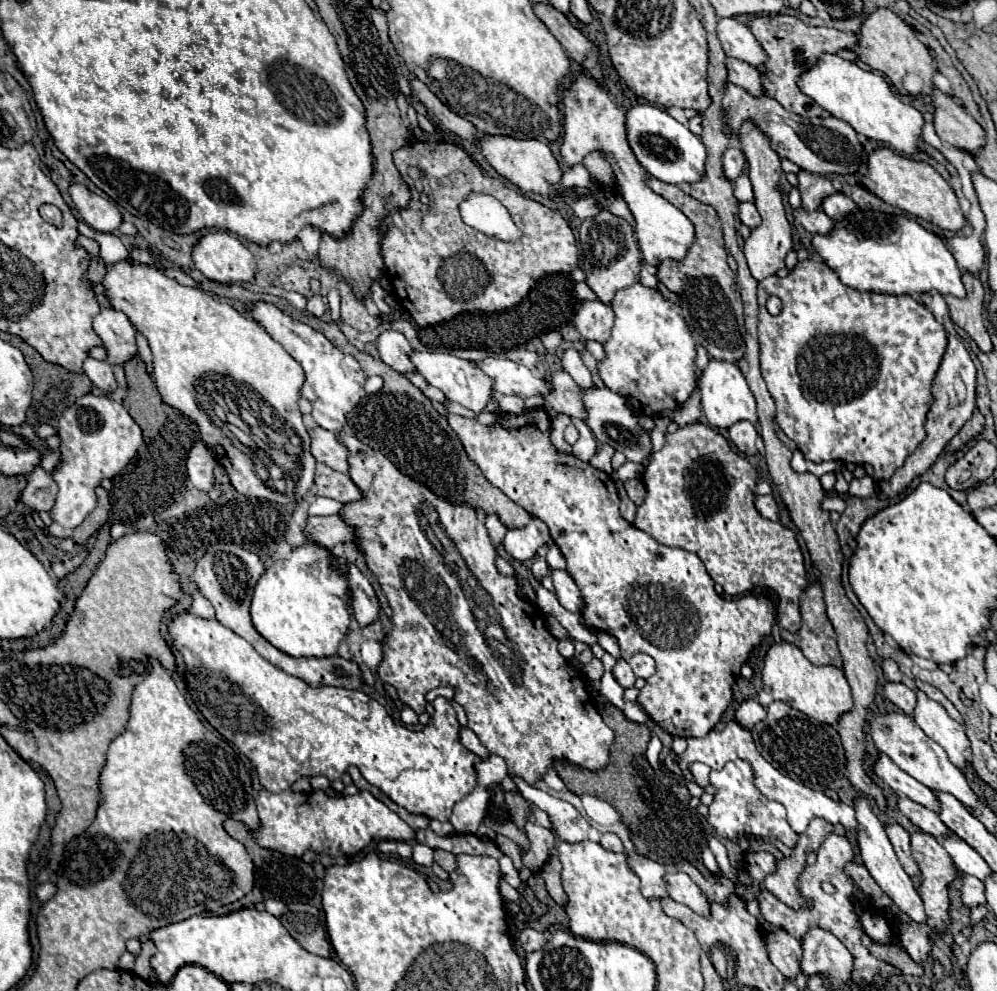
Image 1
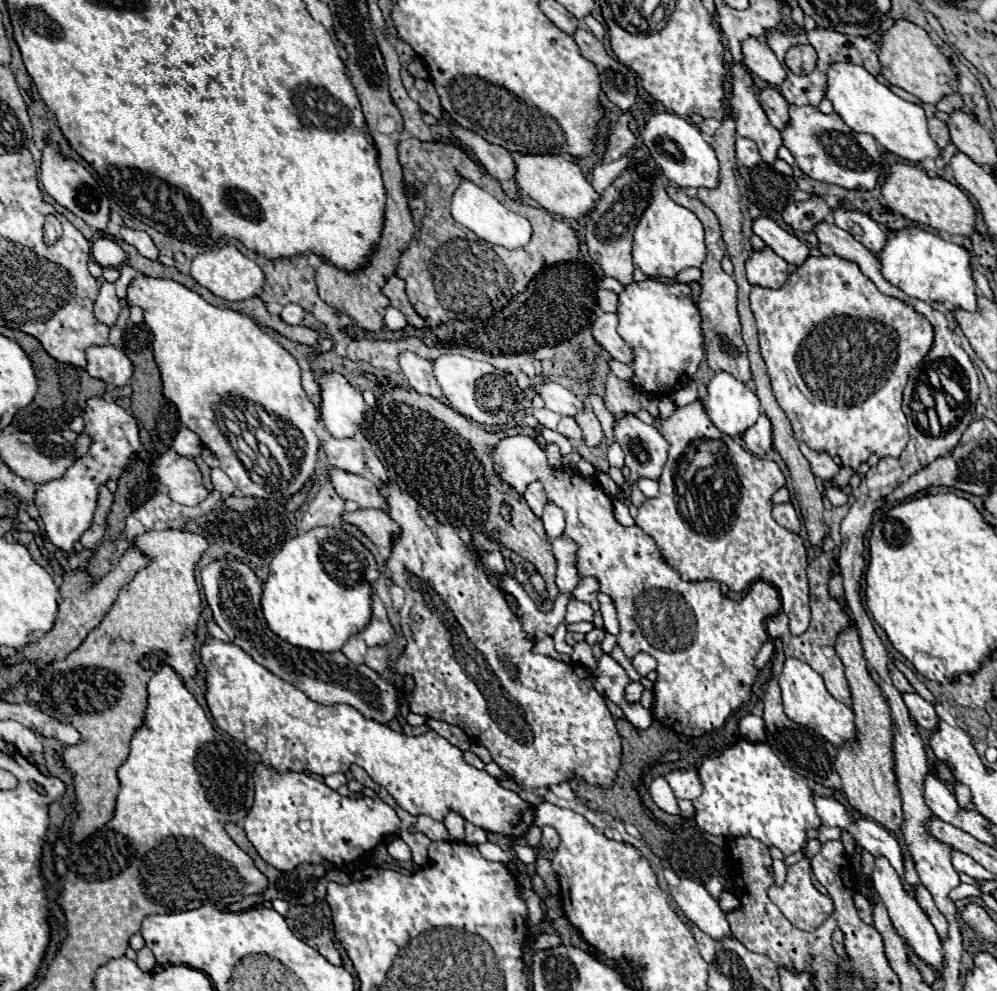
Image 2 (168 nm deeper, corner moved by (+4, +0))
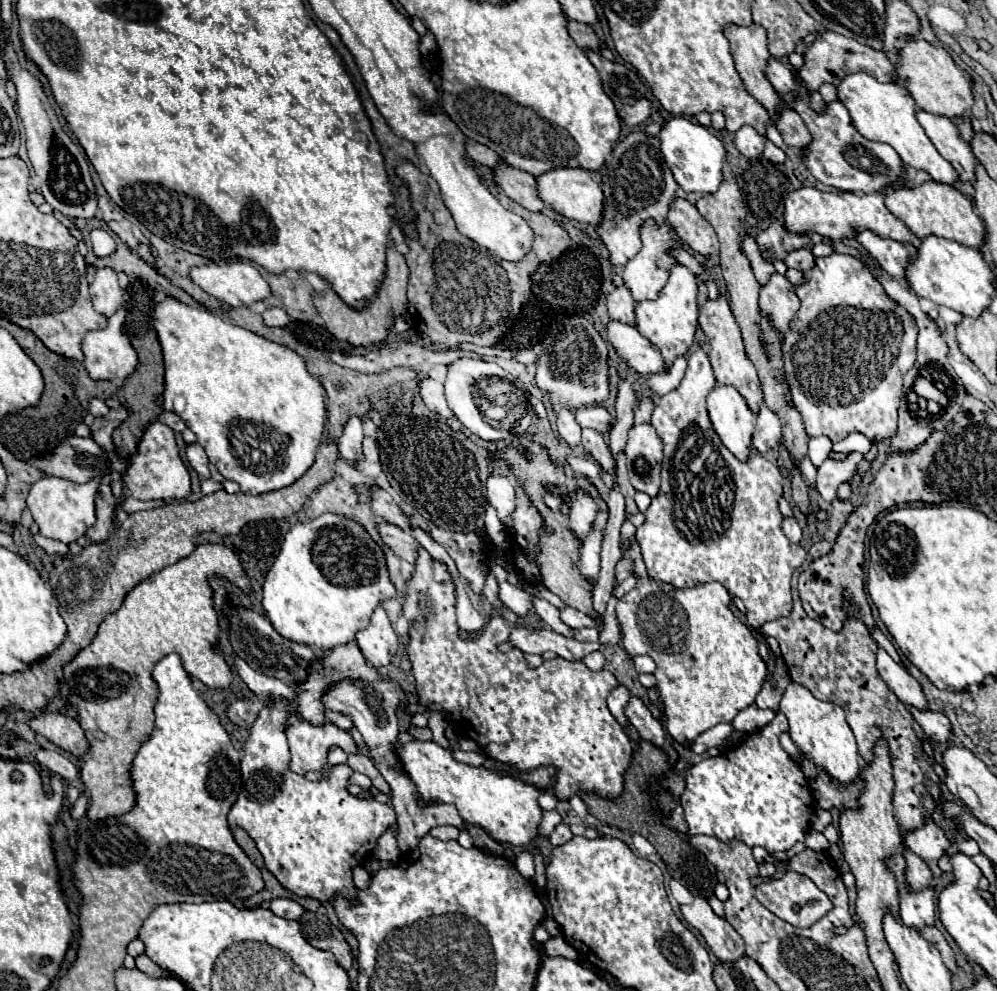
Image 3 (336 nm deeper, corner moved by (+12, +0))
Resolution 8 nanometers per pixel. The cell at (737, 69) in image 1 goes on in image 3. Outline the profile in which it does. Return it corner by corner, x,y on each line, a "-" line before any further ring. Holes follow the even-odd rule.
792,109
780,111
780,121
776,121
774,125
782,133
784,143
792,149
808,149
808,145
812,143
812,133
808,131
802,117

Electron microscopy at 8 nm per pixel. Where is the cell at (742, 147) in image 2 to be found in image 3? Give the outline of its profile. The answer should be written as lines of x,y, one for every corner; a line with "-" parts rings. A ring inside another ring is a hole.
744,125
734,133
734,143
738,147
738,151
746,157
758,157
764,151
764,143
766,137
760,135
754,127

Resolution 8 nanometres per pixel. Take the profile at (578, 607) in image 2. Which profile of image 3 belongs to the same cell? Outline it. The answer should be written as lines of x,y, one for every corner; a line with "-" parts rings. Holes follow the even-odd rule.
566,607
562,613
560,613
562,621
572,627
572,629
582,629
582,627
594,627
596,623
592,621
592,617
588,617
586,613
580,613
578,609
572,609
572,607

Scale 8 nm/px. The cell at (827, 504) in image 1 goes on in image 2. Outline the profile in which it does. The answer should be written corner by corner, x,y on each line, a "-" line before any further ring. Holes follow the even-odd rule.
830,485
828,489
826,489
826,497
830,499
830,503
834,505
834,507
838,507
838,505
844,505
846,501
848,501
848,497
846,497
846,493
842,493
838,487
834,487
834,485

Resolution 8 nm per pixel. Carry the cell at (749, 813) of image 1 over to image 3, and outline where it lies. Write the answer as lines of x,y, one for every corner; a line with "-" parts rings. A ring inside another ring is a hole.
778,713
776,719
772,719
764,729
752,733
752,737
748,737
732,753
706,757
688,767
686,785
682,793
688,835
714,835
724,843
742,841
748,847
760,845
768,851
784,851
790,849
796,841
804,841
816,805
806,777
802,779
804,773
800,765
780,745
780,735
784,733
788,733
788,719
782,713

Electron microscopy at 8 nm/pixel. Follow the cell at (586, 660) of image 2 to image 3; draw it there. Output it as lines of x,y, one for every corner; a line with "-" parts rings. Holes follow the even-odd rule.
600,651
590,653
590,655
586,655
586,657
582,659
582,663
588,665
588,669
592,669
592,671
600,671
600,669
604,667
604,655
602,655

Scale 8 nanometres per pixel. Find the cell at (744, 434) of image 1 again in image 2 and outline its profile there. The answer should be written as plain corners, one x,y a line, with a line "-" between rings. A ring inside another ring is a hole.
764,413
758,417
758,421
752,427
748,427
744,431
742,441
744,441
746,449
758,457
762,457
766,451
772,449
772,427

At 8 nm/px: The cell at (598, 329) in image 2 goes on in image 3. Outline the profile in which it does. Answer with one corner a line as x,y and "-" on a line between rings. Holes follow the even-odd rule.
610,321
608,323
608,339
612,347
618,351
622,359
630,363
632,369
636,369
642,375
656,375
656,373
668,373
670,365
664,361
658,347
638,333
636,327

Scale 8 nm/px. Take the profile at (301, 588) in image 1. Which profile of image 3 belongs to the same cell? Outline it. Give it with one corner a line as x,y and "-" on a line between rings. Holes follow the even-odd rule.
328,511
316,519
310,519
308,523
296,523
286,533
282,549
266,575
262,605
274,629
286,639
316,645
318,649
332,649
332,645
352,641
354,635
368,625
372,611
382,601
392,597
396,597
396,589
388,577
384,549
360,523

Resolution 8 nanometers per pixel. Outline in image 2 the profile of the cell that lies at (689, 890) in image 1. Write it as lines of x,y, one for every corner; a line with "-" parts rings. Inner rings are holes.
682,879
678,887
670,887
670,895
684,915
694,921
710,937
730,935
726,915
720,911
718,901
694,879

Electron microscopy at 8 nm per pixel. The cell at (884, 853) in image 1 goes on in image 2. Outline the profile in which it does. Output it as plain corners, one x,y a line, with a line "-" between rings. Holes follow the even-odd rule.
882,855
876,857
874,861
874,871
872,871
872,887
874,891
880,895
884,907
888,909
890,921
894,925
894,929
898,931
898,935
902,939
906,939
906,943
910,943
910,947
916,951
918,957
922,957
924,963
934,965
936,969
942,969
942,959
944,959
944,951
942,951
942,943
940,937
934,929
934,925
928,921
926,913
920,909
920,905
916,903
914,897
910,897
910,893
904,889
904,883
900,879
900,875
896,873
896,869
890,865
890,861

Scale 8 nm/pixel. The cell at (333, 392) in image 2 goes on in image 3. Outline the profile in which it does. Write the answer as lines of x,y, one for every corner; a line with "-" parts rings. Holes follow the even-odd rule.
350,417
342,437
338,439
338,449
346,463
356,465
362,459
362,439
364,439
362,421
358,417

